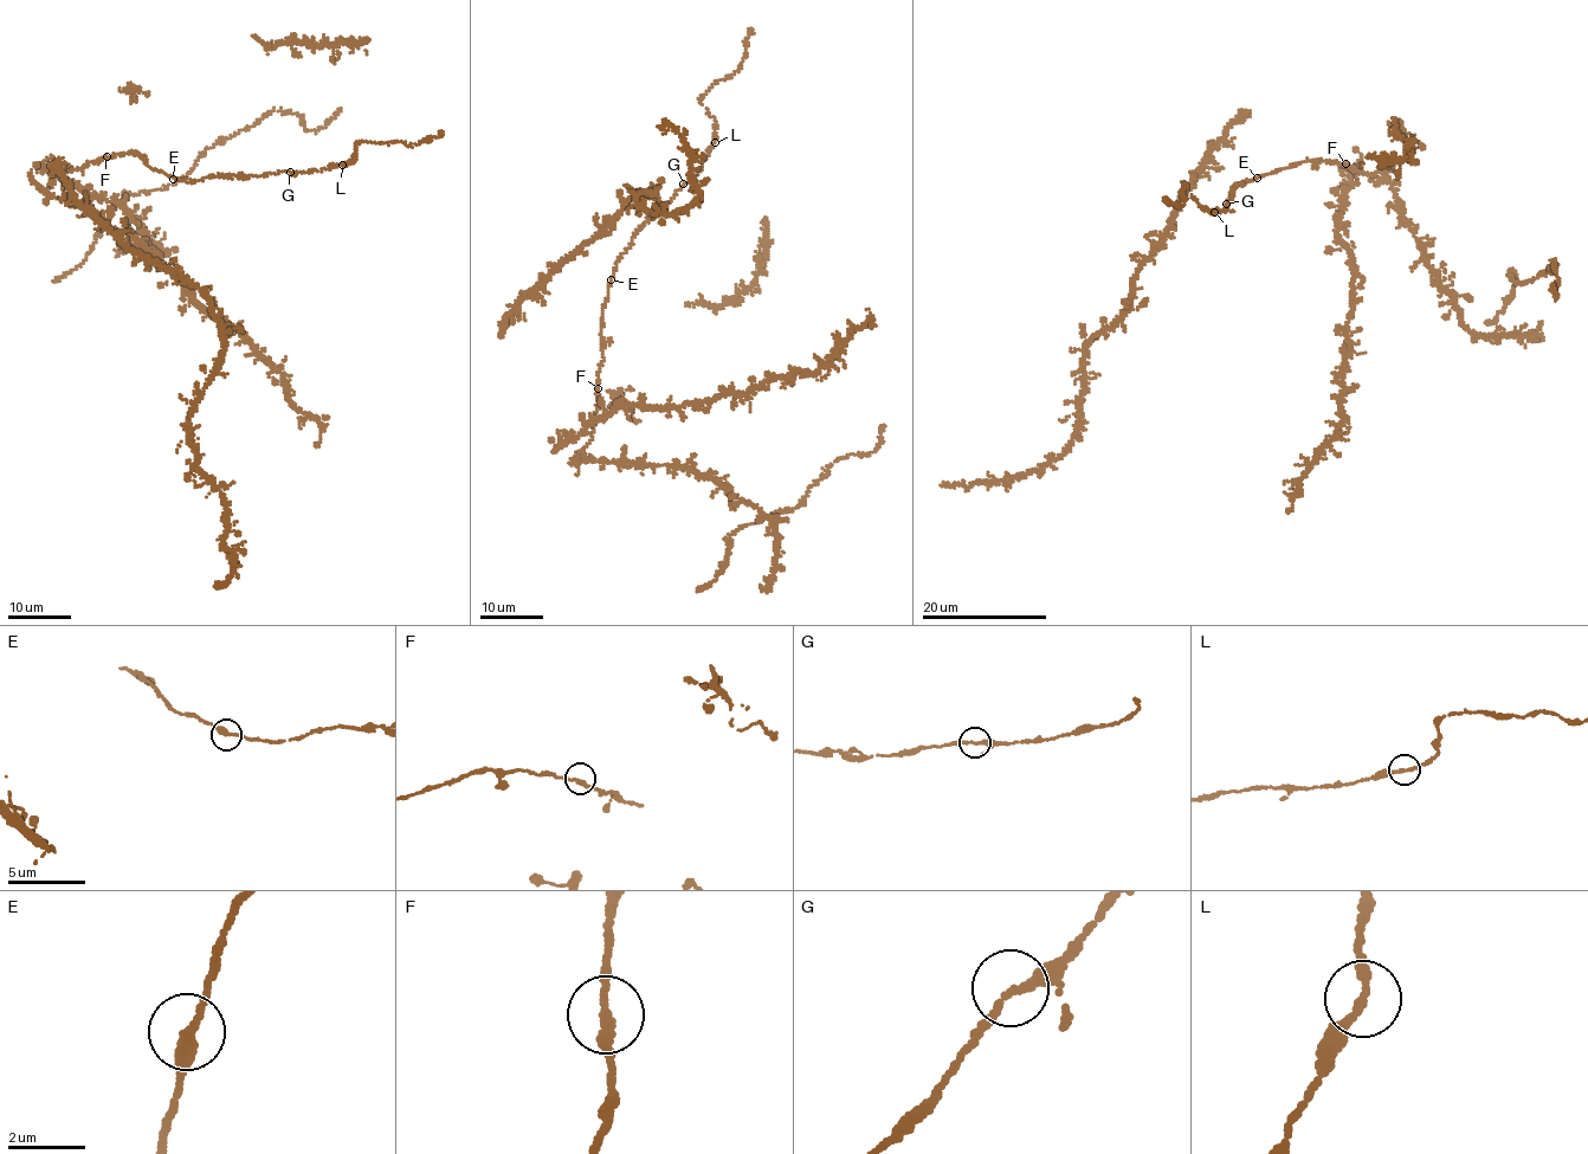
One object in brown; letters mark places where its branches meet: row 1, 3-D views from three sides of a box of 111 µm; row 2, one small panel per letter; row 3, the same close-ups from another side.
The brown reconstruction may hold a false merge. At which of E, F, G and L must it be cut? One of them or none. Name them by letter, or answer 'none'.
none

